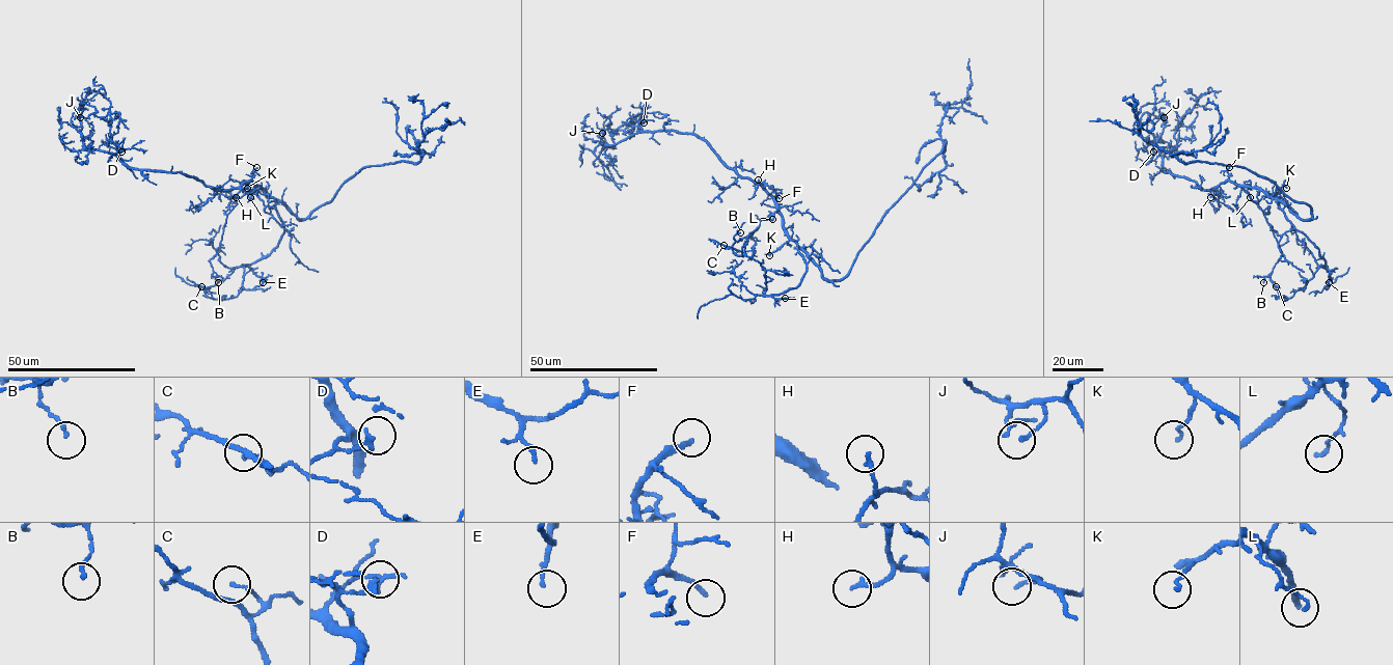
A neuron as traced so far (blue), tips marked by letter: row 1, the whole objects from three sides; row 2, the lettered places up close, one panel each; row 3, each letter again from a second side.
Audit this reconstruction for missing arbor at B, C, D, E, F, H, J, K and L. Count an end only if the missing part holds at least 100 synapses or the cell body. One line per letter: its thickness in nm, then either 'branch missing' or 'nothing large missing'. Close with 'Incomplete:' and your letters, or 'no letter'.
B: 140 nm thick; nothing large missing
C: 130 nm thick; nothing large missing
D: 190 nm thick; nothing large missing
E: 140 nm thick; nothing large missing
F: 180 nm thick; branch missing
H: 160 nm thick; nothing large missing
J: 120 nm thick; nothing large missing
K: 110 nm thick; nothing large missing
L: 130 nm thick; nothing large missing
Incomplete: F

